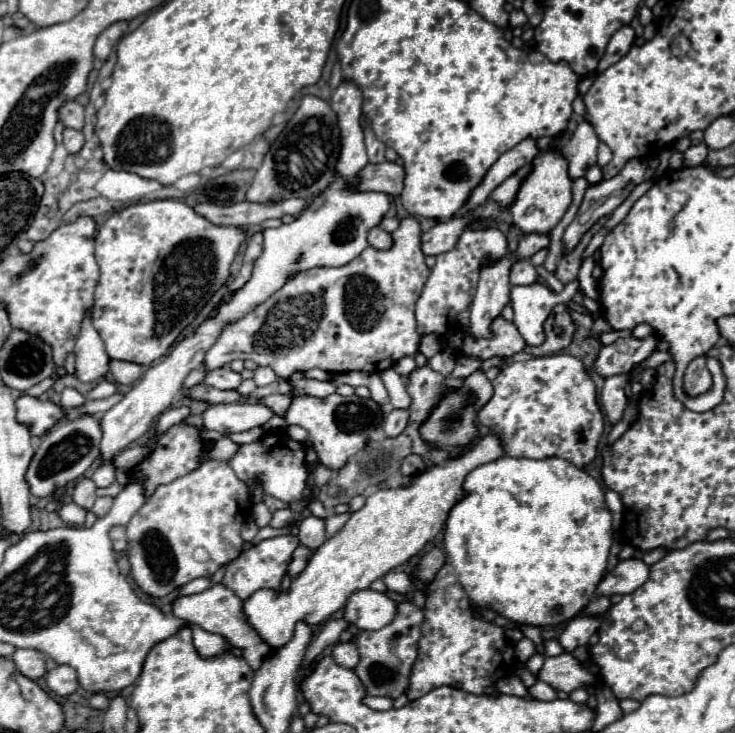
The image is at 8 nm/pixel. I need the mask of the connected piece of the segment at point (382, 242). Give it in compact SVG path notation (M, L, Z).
M374 227L374 229L370 229L370 233L368 233L368 245L376 247L376 249L388 249L388 247L392 245L392 239L390 239L390 235L388 235L384 229Z

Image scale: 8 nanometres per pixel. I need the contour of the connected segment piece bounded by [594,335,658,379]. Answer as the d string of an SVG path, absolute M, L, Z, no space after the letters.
M650 335L646 339L634 339L634 337L618 339L612 345L600 349L594 361L594 371L604 379L618 373L630 373L632 367L636 367L650 353L654 353L656 345L658 345L656 335Z

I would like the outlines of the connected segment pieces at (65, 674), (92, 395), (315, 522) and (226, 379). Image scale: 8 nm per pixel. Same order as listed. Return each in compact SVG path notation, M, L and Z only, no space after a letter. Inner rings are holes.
M58 665L50 673L46 673L46 685L60 697L68 697L78 689L76 671L70 665Z
M104 379L104 381L100 381L100 383L86 395L86 399L104 399L104 397L110 397L110 395L114 395L114 393L116 393L116 385Z
M314 515L304 517L300 521L300 525L298 525L298 539L300 539L300 543L306 545L310 551L316 551L326 541L324 525L326 525L326 521L320 519L320 517L314 517Z
M220 367L220 369L210 371L206 375L204 383L212 385L216 389L222 389L222 391L232 391L232 389L238 389L238 385L242 383L242 377L240 377L240 373L234 373L228 367Z

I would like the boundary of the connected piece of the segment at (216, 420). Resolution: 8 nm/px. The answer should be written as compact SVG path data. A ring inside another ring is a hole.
M232 403L210 405L204 411L206 429L220 433L242 433L254 427L262 427L272 419L274 411L262 403Z

